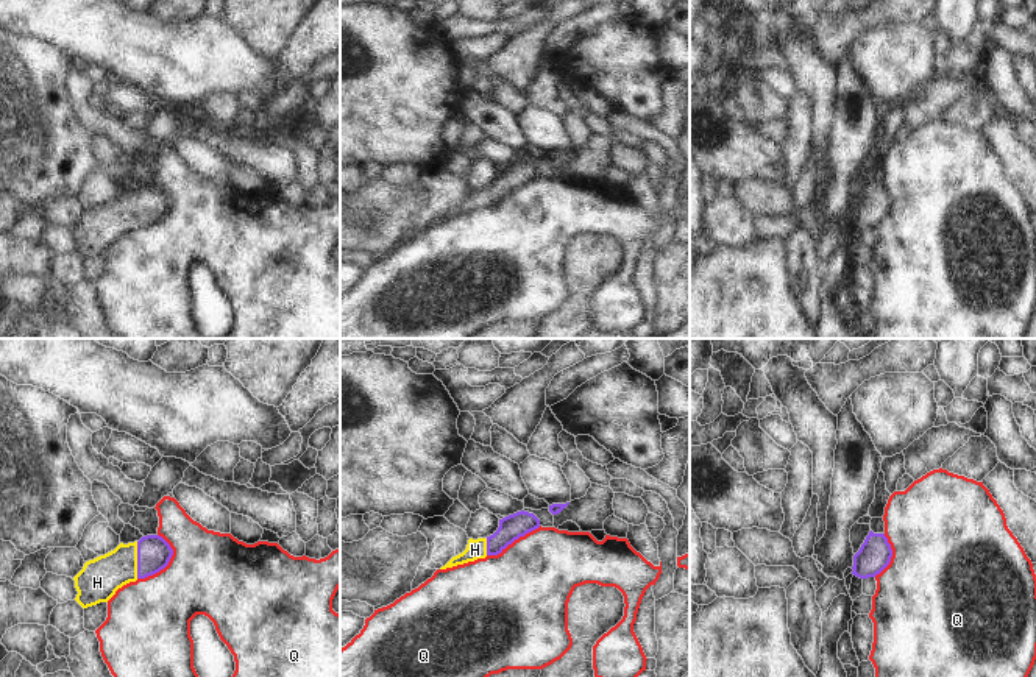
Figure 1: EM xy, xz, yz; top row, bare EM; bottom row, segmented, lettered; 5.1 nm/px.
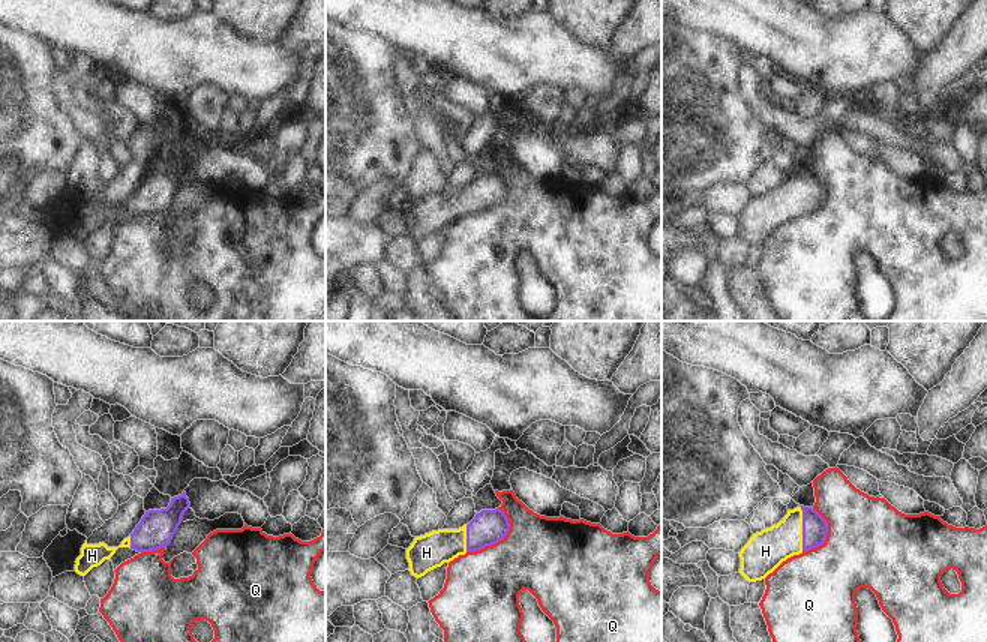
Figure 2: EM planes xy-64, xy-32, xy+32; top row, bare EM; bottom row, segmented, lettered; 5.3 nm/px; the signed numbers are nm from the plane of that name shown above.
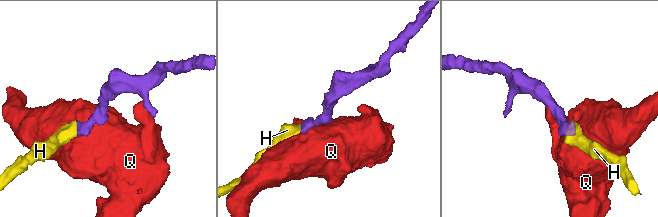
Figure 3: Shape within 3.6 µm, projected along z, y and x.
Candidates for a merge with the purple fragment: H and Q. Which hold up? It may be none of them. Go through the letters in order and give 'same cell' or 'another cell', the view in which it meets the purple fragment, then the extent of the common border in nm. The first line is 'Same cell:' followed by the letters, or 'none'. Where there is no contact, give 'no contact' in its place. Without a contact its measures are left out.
Same cell: H
H: same cell | xy | 190 nm
Q: another cell | xy | 260 nm

